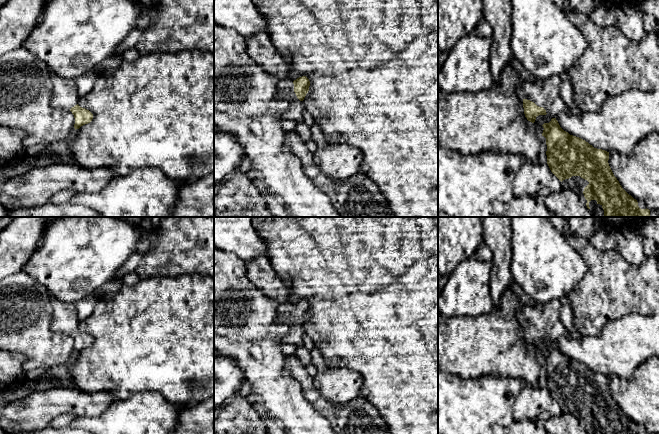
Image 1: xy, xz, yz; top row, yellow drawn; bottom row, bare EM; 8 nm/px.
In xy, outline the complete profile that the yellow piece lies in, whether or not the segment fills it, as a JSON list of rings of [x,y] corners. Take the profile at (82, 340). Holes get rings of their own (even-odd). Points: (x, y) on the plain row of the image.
[[[51,296],[51,305],[53,307],[51,328],[55,332],[67,332],[72,336],[75,342],[75,354],[90,347],[93,343],[93,338],[77,328],[79,321],[74,304],[65,304]]]

